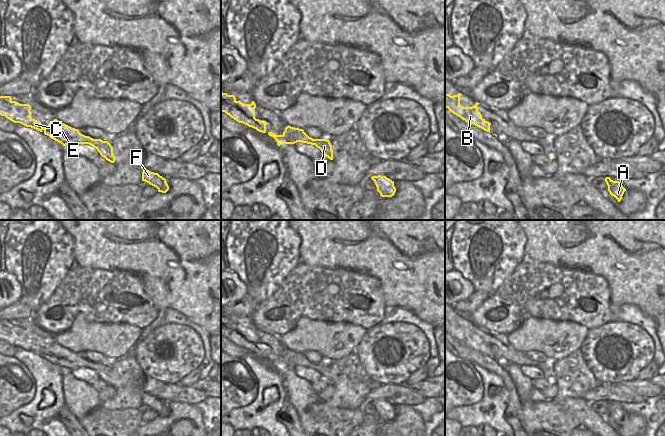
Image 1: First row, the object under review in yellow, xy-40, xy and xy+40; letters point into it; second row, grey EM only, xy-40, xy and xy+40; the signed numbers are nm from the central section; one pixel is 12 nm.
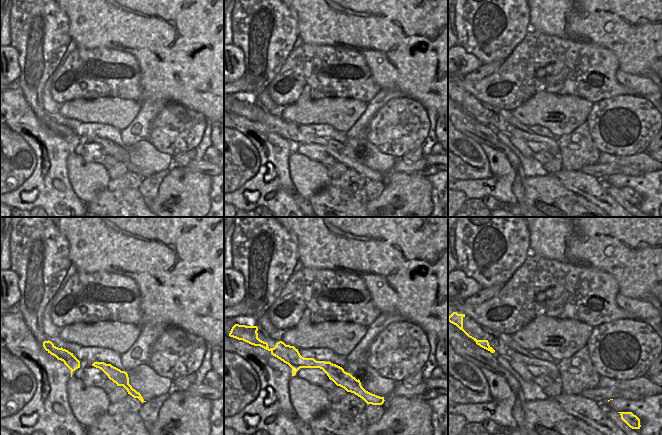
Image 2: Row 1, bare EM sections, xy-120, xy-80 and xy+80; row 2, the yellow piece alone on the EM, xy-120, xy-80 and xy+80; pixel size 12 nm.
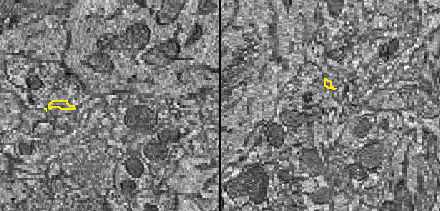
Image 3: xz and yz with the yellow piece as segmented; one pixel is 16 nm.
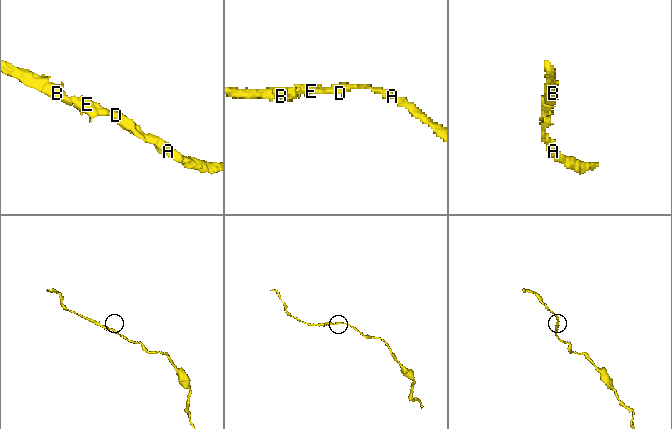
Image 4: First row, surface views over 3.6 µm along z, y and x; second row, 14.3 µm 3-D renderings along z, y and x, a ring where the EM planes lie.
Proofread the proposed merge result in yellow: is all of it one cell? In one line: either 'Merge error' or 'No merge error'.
No merge error

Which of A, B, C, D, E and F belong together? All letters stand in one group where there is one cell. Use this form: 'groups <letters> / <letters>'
groups A B C D E F

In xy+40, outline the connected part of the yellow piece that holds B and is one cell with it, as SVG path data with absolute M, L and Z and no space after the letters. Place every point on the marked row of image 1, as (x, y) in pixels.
M445 93L445 107L467 123L471 123L490 133L491 123L483 119L481 113L478 111L477 106L480 103L476 102L472 107L463 107L460 105L461 96L461 93L454 96Z

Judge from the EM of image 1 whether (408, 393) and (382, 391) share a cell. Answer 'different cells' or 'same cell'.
same cell

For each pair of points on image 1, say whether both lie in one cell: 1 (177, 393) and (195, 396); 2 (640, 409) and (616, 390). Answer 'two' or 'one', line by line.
1: one
2: two

